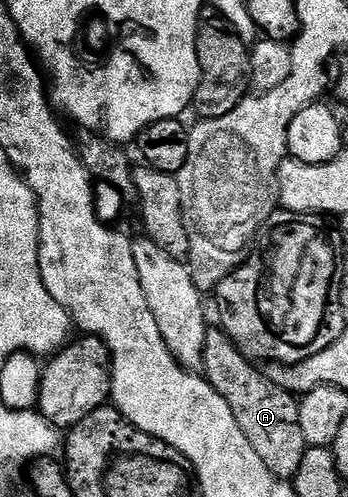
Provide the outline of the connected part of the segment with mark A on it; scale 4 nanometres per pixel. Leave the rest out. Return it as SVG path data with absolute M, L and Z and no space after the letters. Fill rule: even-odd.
M218 327L206 330L202 366L206 380L224 395L228 407L232 407L236 415L236 423L240 423L240 431L244 431L248 443L252 443L252 451L264 459L268 471L283 479L297 477L308 446L298 422L299 402L295 394L276 387L276 383L272 383L255 362L243 355L234 346L234 340Z

